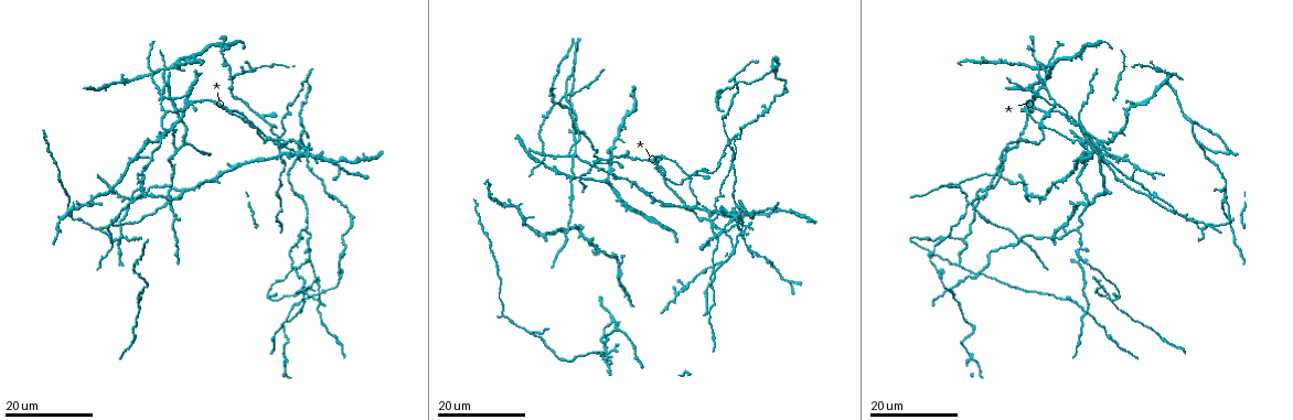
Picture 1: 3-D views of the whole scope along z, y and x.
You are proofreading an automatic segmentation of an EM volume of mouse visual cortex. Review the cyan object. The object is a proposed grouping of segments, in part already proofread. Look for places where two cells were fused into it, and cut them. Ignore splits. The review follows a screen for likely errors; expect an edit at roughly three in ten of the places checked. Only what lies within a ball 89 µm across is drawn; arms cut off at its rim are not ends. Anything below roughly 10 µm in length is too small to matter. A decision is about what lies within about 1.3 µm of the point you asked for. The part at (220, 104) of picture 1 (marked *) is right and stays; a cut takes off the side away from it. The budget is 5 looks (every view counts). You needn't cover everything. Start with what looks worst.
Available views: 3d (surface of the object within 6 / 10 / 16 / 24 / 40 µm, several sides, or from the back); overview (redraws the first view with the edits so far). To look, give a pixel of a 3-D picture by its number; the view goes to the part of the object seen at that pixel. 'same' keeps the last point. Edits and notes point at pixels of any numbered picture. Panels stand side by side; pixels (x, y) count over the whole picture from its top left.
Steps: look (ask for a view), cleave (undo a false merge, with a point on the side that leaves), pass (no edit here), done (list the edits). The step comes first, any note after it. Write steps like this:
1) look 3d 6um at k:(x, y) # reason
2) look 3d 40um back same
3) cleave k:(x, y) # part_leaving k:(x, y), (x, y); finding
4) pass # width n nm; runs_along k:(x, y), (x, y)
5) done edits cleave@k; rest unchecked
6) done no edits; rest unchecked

look 3d 24um at 1:(127, 210) # four or more arms meet

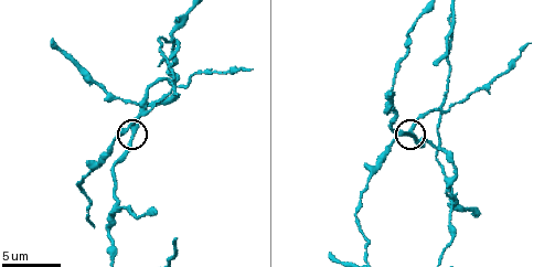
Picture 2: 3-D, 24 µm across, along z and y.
look 3d 10um at 2:(128, 131)

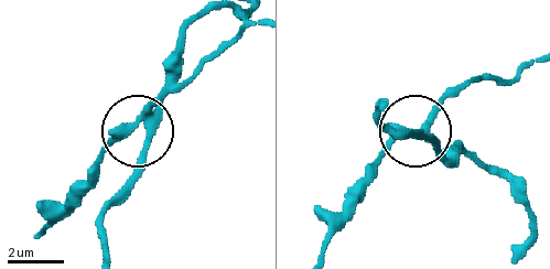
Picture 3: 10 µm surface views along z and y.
cleave 3:(440, 98) # width 300 nm; part_leaving 3:(143, 117), (110, 142), (46, 228); a second cell is stuck on

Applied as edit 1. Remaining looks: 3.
look 3d 16um at 1:(602, 355) # looks like a crossing

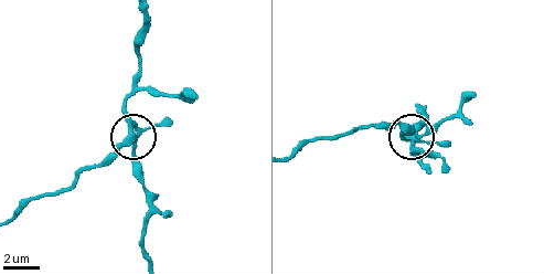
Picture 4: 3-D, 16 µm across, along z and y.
look 3d 10um at 4:(129, 140) # zoom in

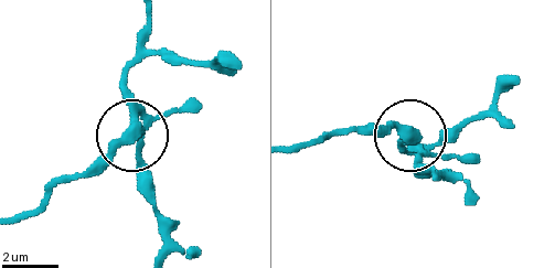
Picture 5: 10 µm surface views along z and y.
pass # arms 4; runs_along 5:(149, 17), (128, 81), (128, 124), (142, 152), (142, 185); continuous, no second cell

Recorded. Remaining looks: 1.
done edits cleave@3; rest unchecked

